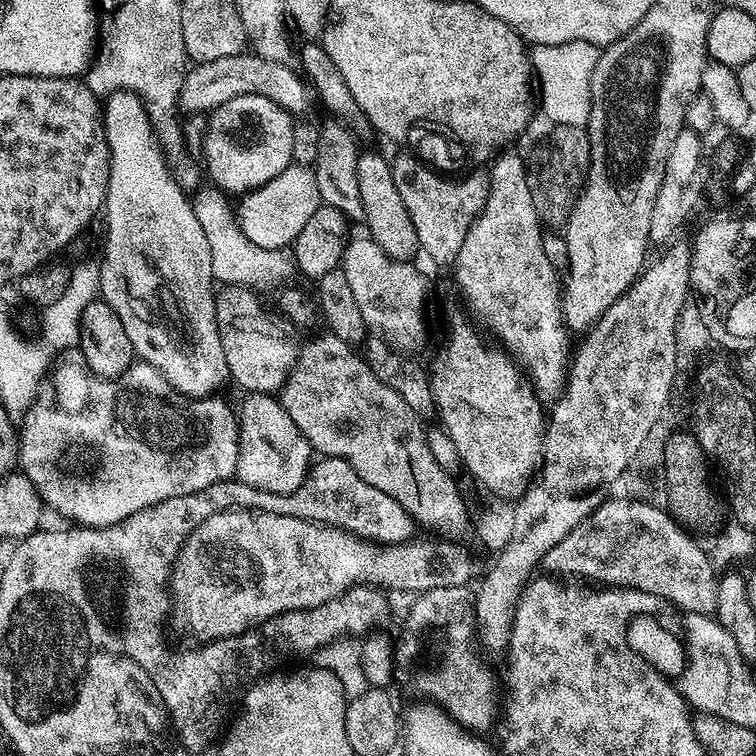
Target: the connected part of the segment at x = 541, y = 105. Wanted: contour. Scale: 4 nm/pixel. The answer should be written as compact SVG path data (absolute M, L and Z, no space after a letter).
M585 40L561 44L537 44L530 59L538 85L538 108L553 125L587 129L592 109L592 75L600 61L601 49Z

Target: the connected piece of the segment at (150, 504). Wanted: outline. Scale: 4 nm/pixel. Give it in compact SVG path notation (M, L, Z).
M79 347L66 348L55 357L46 379L40 385L40 390L36 394L36 399L32 401L27 412L22 417L22 423L18 428L20 437L20 458L19 467L25 476L28 476L32 485L36 488L36 493L40 495L41 501L48 504L60 516L65 516L65 521L76 526L85 528L110 528L116 524L123 523L134 514L144 512L148 508L153 508L156 504L166 502L168 498L178 498L186 494L194 494L200 490L206 490L212 484L216 484L216 475L221 470L222 464L228 464L237 459L238 445L242 435L238 423L237 413L232 413L232 408L224 400L219 400L219 395L209 394L203 398L193 398L183 396L154 366L143 362L133 362L120 376L105 378L96 376L88 371L86 358L81 354Z

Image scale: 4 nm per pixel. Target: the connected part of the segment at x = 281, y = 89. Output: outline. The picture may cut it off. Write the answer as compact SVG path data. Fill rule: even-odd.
M245 50L239 52L237 56L230 58L216 58L212 62L193 65L186 73L185 82L181 88L179 107L186 114L193 112L212 112L228 101L242 96L265 96L270 98L279 108L285 108L293 117L304 118L312 108L312 98L314 102L314 92L309 81L295 67L287 68L287 63L278 60L267 60L264 57L253 54Z

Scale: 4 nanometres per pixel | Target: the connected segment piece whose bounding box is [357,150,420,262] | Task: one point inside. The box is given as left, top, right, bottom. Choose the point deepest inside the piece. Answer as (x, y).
(388, 221)

